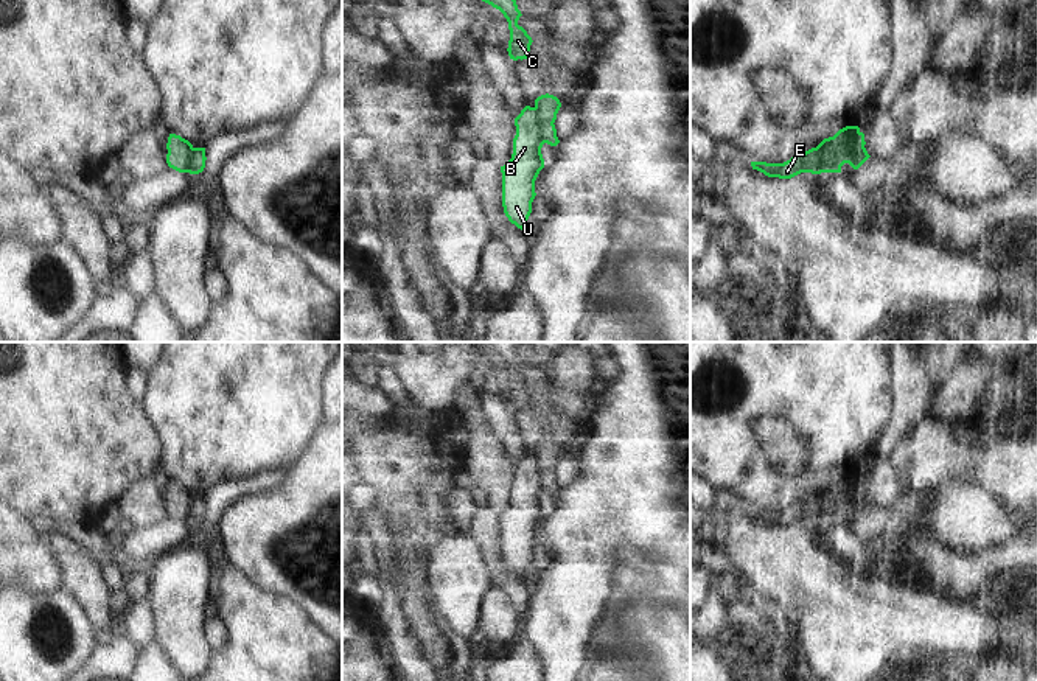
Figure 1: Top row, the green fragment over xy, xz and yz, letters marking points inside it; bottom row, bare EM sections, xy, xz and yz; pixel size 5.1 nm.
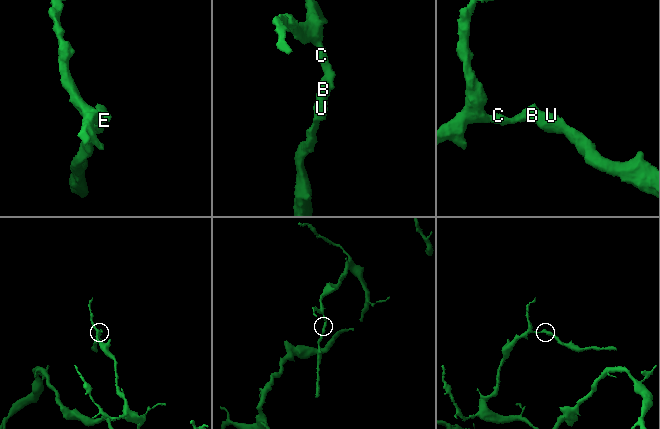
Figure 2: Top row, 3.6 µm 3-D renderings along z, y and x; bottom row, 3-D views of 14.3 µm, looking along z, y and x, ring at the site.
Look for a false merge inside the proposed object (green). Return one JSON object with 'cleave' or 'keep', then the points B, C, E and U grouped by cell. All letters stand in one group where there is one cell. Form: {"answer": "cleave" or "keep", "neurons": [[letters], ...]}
{"answer": "cleave", "neurons": [["B", "U"], ["C", "E"]]}

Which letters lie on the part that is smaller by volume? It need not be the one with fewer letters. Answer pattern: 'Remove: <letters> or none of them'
Remove: B, U

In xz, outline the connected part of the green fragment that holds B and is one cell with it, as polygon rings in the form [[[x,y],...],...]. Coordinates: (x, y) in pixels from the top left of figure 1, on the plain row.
[[[525,454],[515,466],[512,507],[501,515],[502,555],[512,572],[524,578],[536,544],[535,529],[544,516],[541,477],[535,456]]]

